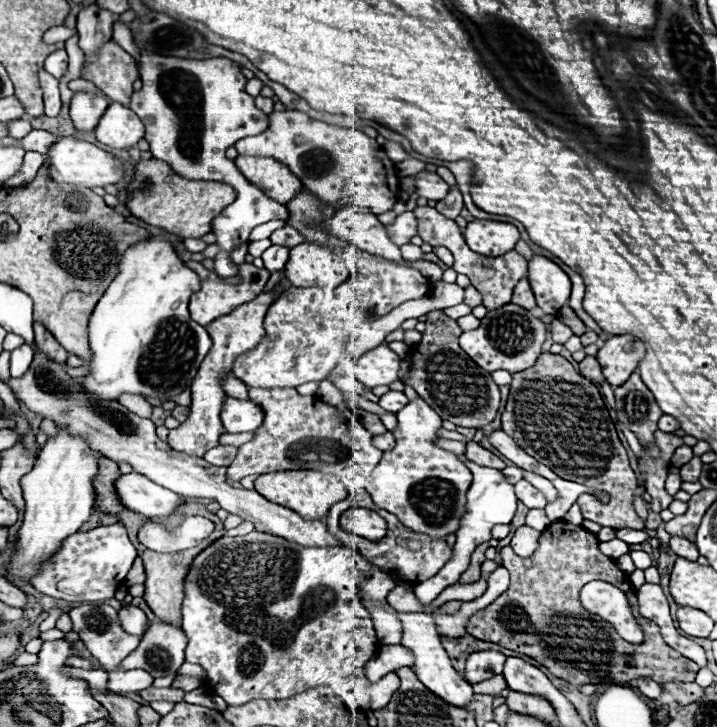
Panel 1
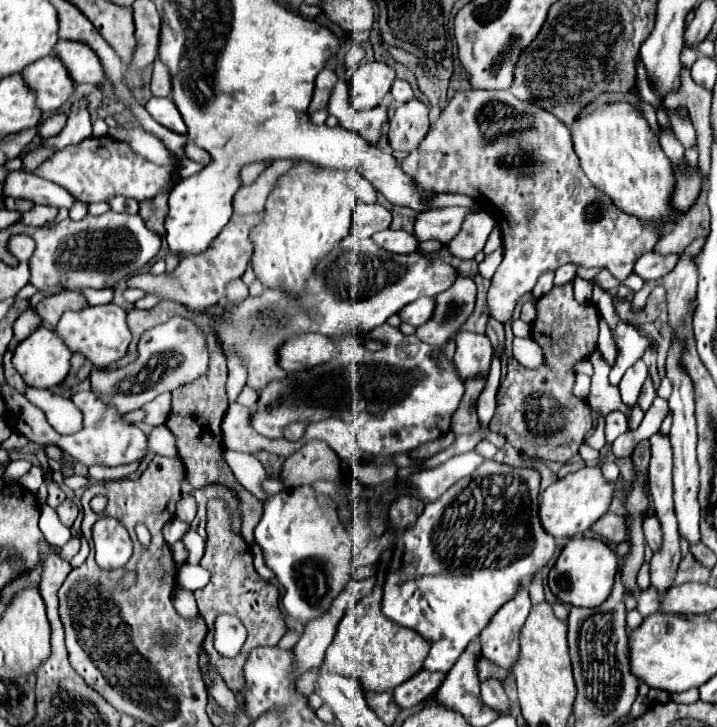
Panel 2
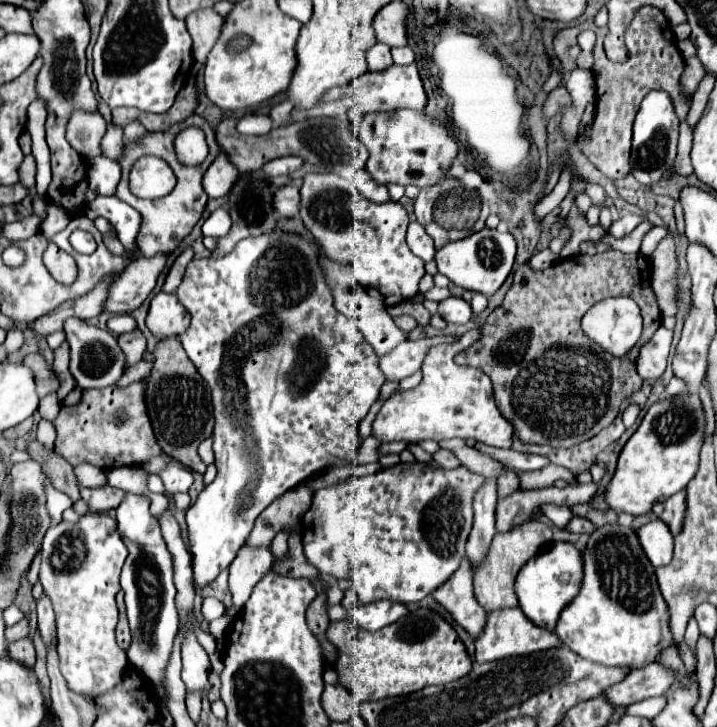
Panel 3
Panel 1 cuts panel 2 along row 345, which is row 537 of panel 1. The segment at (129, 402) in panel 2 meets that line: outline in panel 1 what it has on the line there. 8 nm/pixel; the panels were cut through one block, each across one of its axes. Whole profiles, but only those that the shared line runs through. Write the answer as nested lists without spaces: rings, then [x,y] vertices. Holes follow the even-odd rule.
[[[188,516],[172,532],[166,532],[166,528],[156,522],[148,522],[140,528],[138,540],[154,552],[180,552],[180,550],[188,550],[196,546],[200,540],[208,538],[212,532],[214,532],[212,520],[202,516]]]

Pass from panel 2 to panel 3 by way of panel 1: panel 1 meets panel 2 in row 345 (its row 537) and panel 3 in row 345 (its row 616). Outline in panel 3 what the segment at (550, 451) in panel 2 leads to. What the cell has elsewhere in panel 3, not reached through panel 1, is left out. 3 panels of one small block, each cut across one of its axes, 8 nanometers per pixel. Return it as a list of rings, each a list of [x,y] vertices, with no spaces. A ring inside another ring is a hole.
[[[606,250],[594,256],[576,254],[556,262],[546,270],[534,270],[528,264],[522,264],[514,274],[512,288],[508,290],[504,302],[482,324],[480,340],[460,352],[456,356],[456,362],[460,366],[480,368],[484,374],[490,376],[496,404],[500,412],[512,422],[522,442],[548,444],[554,448],[572,448],[610,426],[618,416],[624,398],[630,398],[642,388],[642,378],[636,372],[636,356],[640,346],[650,340],[660,324],[662,316],[650,284],[650,262],[648,258],[644,258],[642,252],[622,254],[618,250]],[[612,296],[630,296],[632,300],[636,300],[644,316],[642,340],[624,356],[612,356],[602,348],[596,348],[596,344],[592,344],[588,336],[584,336],[580,324],[584,312],[588,312],[594,302]]]

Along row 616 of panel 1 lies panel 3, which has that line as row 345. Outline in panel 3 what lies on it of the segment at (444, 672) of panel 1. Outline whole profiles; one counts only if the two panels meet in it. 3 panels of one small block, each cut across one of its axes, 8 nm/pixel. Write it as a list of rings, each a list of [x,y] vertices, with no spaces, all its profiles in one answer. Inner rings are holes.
[[[434,336],[434,338],[420,338],[420,340],[406,340],[400,346],[396,346],[392,352],[380,358],[380,370],[384,372],[386,380],[400,382],[402,378],[412,376],[420,370],[422,360],[426,352],[438,344],[444,342],[446,336]]]

